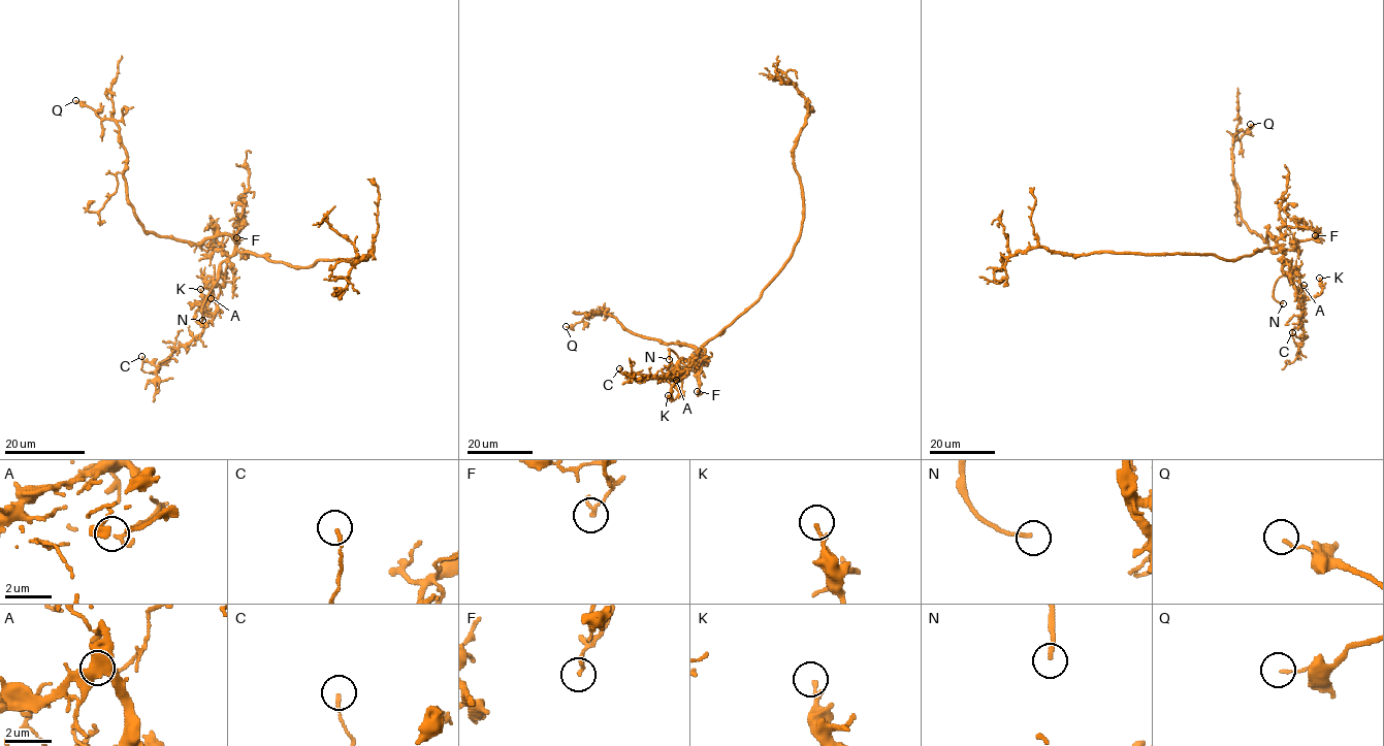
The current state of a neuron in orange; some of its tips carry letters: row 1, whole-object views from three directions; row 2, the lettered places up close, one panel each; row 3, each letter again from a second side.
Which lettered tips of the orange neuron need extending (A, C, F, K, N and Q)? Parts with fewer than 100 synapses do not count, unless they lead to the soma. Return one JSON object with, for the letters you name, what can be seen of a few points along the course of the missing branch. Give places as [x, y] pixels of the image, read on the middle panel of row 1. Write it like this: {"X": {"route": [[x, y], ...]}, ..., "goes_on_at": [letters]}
{"N": {"route": [[669, 359], [658, 382], [656, 410], [661, 419], [644, 424], [676, 430], [699, 446]]}, "goes_on_at": ["N"]}

